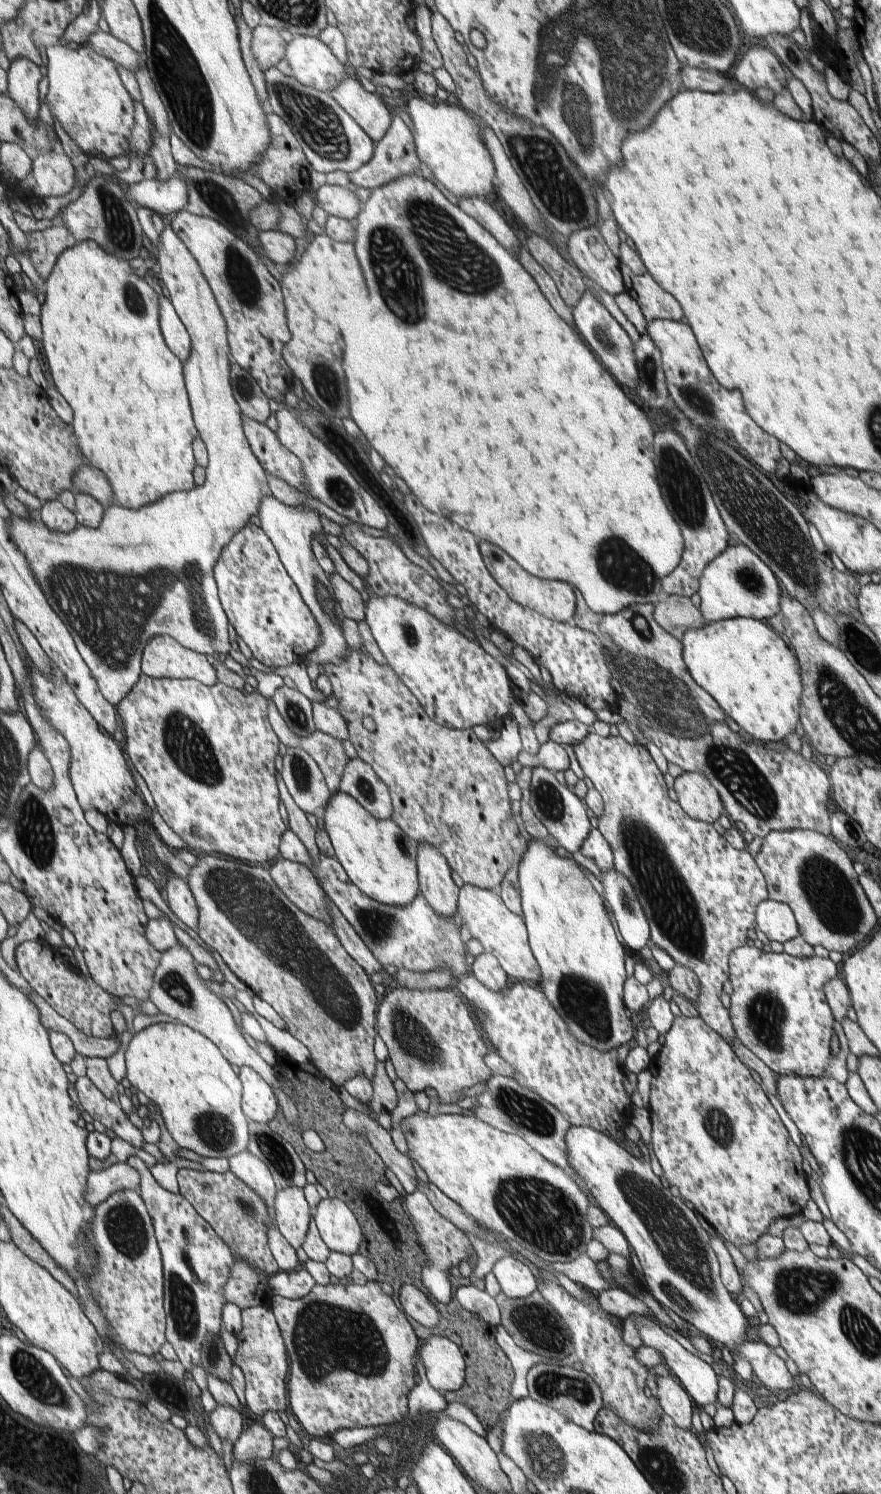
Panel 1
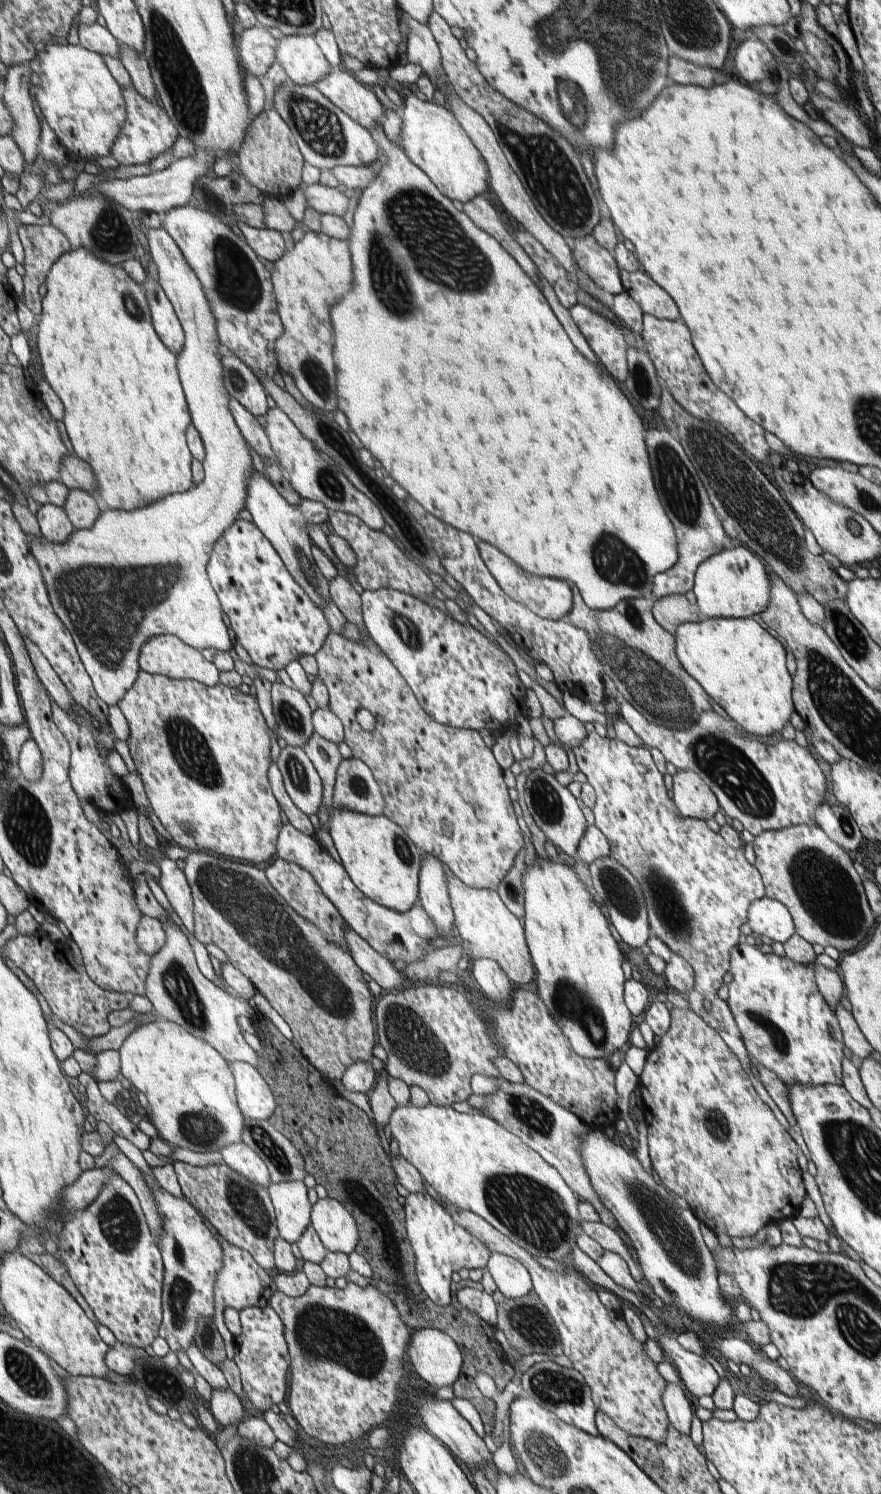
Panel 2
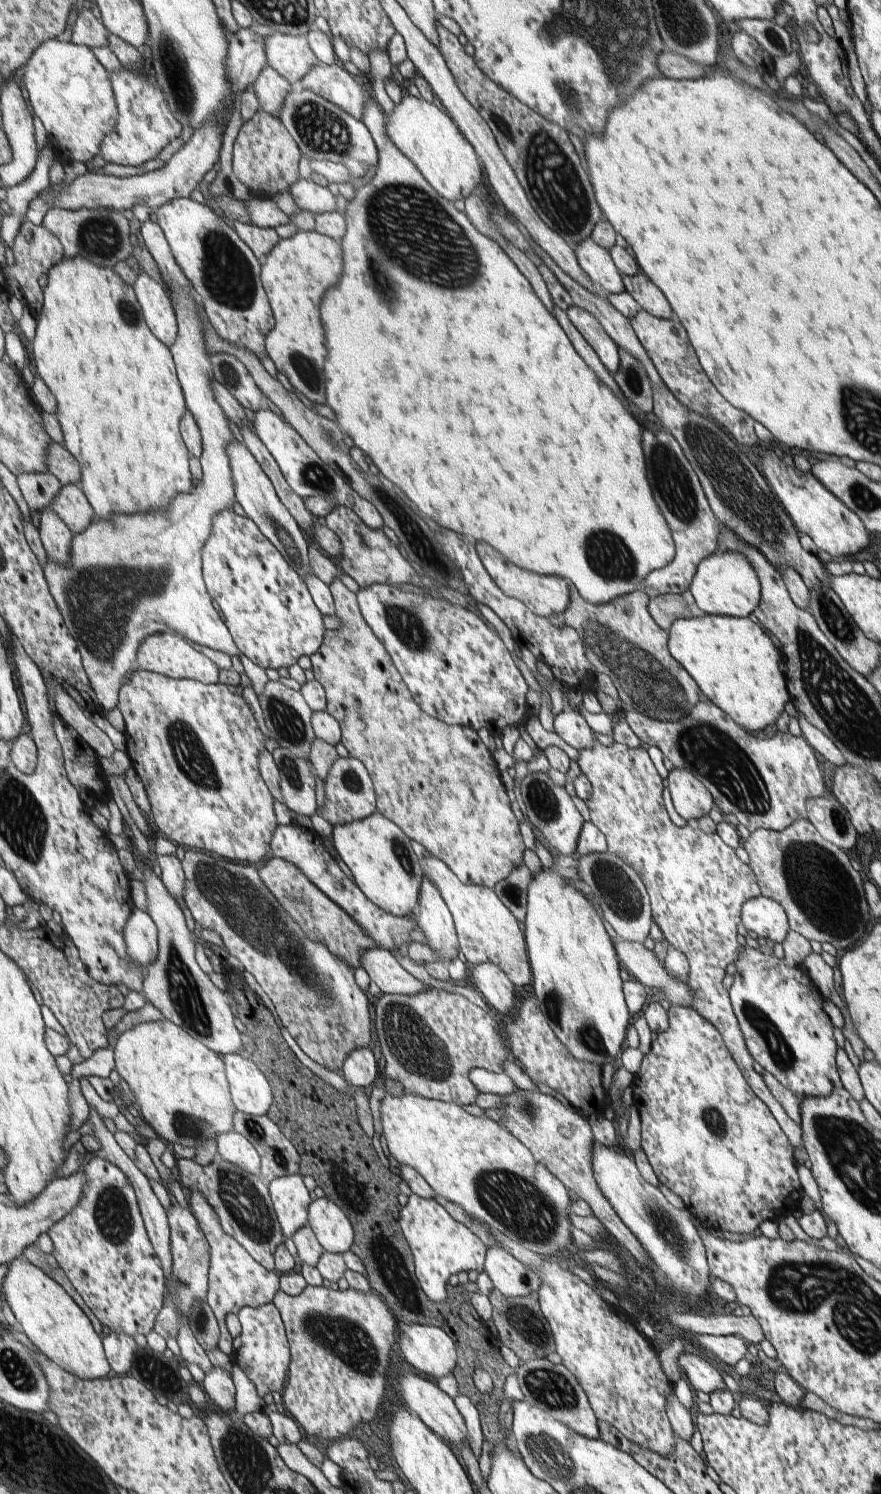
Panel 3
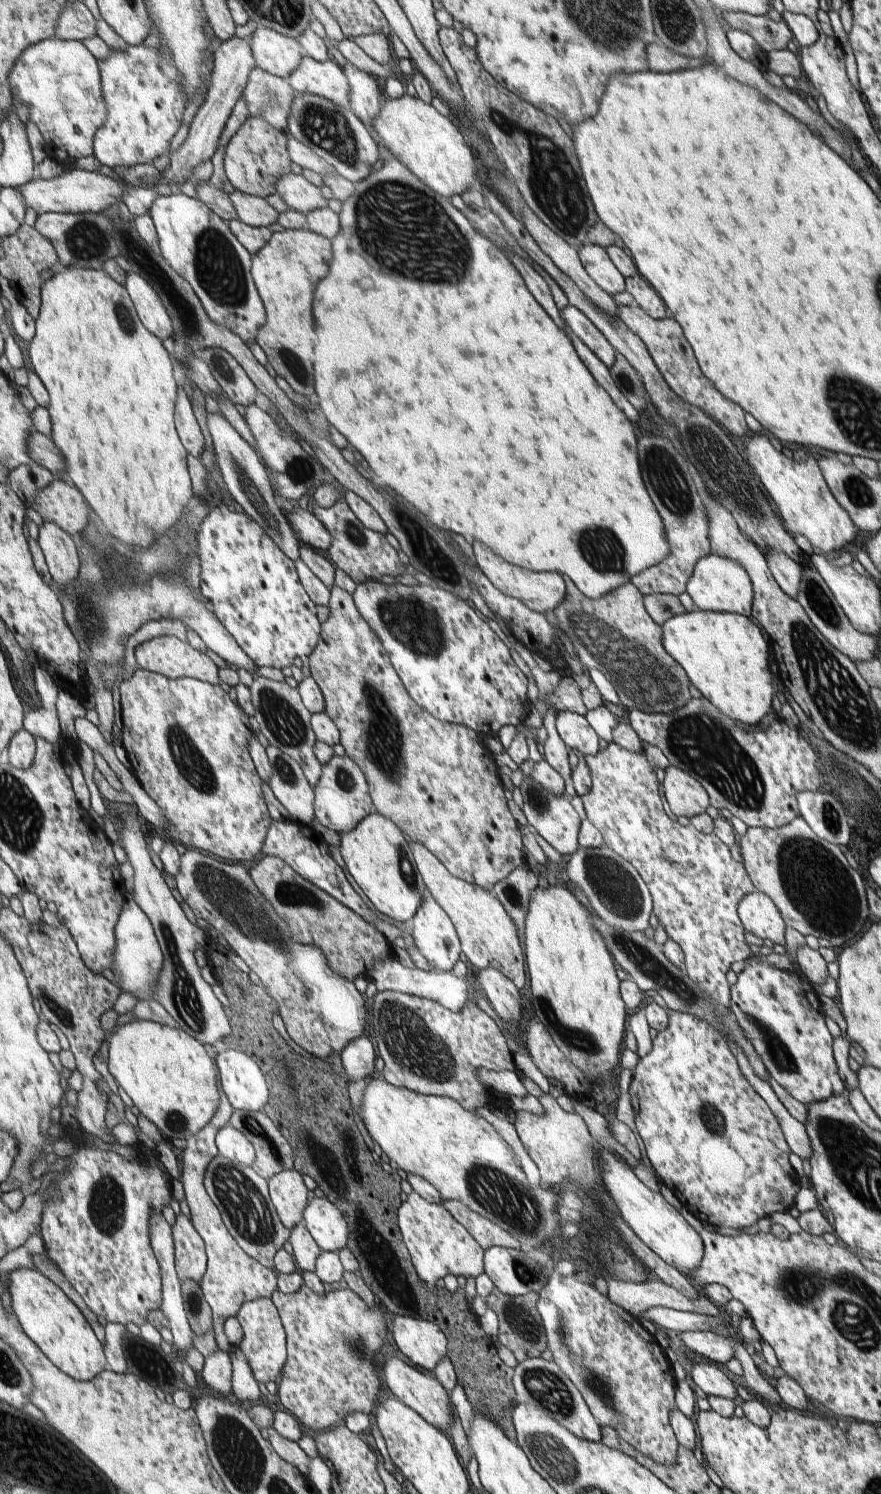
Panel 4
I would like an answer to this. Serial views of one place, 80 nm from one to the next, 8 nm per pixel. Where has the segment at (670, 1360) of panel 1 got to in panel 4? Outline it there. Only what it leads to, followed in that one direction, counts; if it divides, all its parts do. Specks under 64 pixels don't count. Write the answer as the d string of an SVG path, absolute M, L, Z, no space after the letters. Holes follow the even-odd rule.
M708 1362L689 1364L691 1367L690 1376L694 1384L701 1388L709 1397L710 1395L731 1398L738 1395L734 1383L714 1364Z

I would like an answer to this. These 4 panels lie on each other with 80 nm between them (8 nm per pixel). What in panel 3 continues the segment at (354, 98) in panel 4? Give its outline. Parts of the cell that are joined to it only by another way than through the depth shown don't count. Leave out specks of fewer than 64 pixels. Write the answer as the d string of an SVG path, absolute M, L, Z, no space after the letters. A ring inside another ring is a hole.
M359 78L367 87L366 93L369 94L369 100L366 103L363 117L365 124L369 127L369 131L373 133L376 138L378 148L380 149L381 159L378 161L376 169L371 173L369 177L360 181L357 184L354 198L348 202L346 210L344 212L345 223L347 224L346 234L341 241L342 248L344 249L344 272L342 275L342 282L338 286L333 286L326 291L324 300L326 304L322 304L322 316L324 316L324 322L326 324L326 390L328 390L328 398L326 398L326 404L336 412L338 416L338 428L342 432L350 436L355 445L360 447L366 456L370 456L376 472L382 473L390 482L398 486L402 492L408 496L408 498L416 504L422 514L429 516L440 527L449 528L456 531L461 535L464 535L471 540L484 541L489 545L493 545L498 552L502 553L507 561L518 565L520 568L524 568L527 571L538 573L539 575L556 575L557 577L566 578L571 585L574 585L578 592L581 593L587 601L592 604L599 605L602 603L609 603L611 600L617 599L619 596L627 595L634 591L644 592L645 586L643 580L656 569L664 568L667 564L670 564L675 557L675 542L671 535L671 530L668 521L664 518L662 511L656 504L654 495L650 483L648 482L646 472L646 461L644 458L644 451L642 446L642 434L640 434L640 426L636 422L636 418L624 408L624 404L620 402L620 397L617 397L609 386L606 386L599 378L598 375L586 364L586 361L576 352L574 346L570 342L568 336L551 310L548 310L544 303L538 298L538 295L534 292L530 281L518 270L514 261L492 240L485 234L482 234L473 224L472 221L458 211L453 201L446 200L426 180L426 177L418 170L418 167L414 164L409 157L405 155L387 135L385 129L386 116L382 112L381 107L377 104L376 100L372 96L370 85L362 78Z

